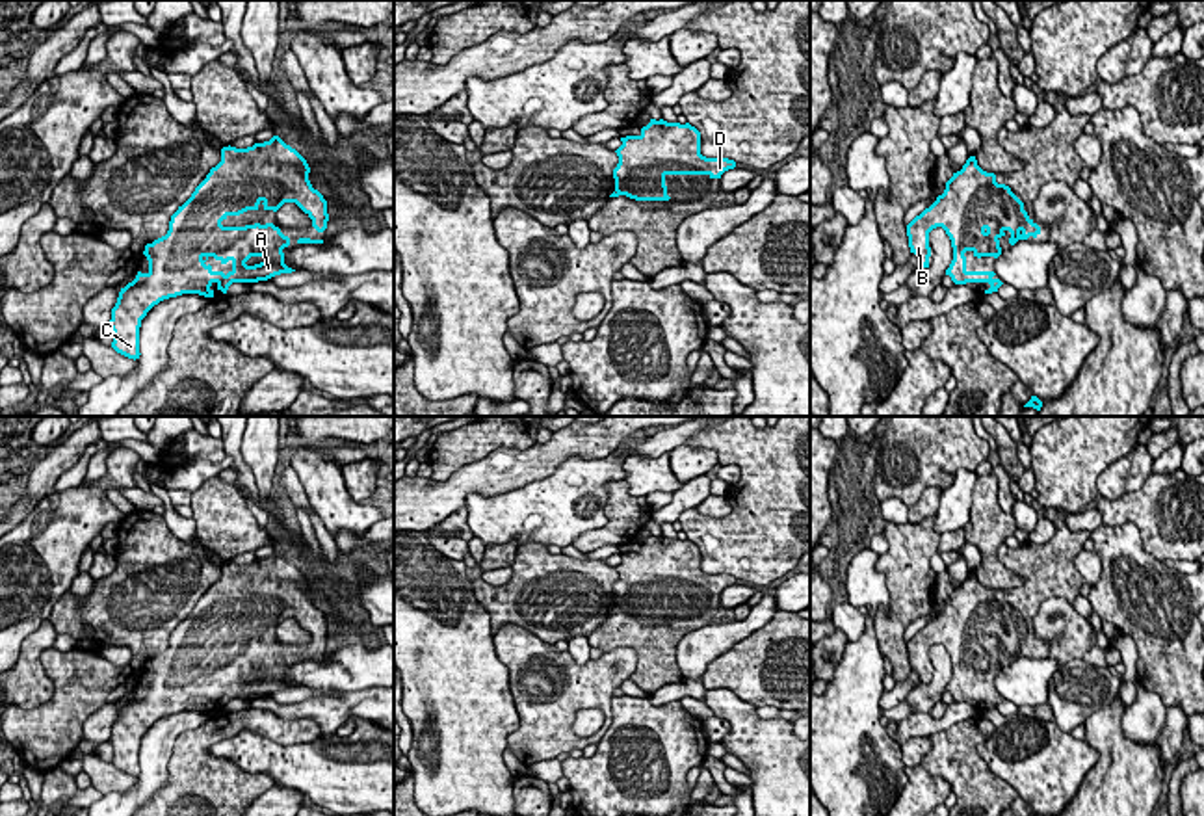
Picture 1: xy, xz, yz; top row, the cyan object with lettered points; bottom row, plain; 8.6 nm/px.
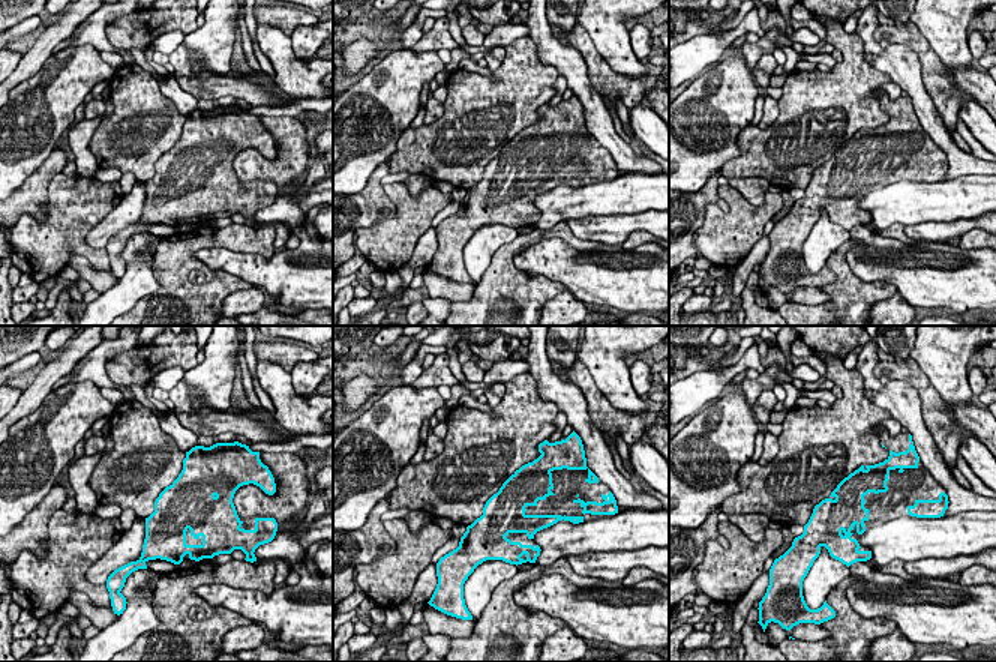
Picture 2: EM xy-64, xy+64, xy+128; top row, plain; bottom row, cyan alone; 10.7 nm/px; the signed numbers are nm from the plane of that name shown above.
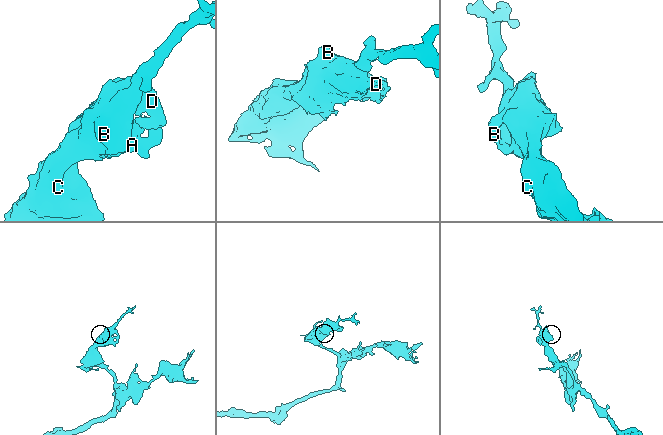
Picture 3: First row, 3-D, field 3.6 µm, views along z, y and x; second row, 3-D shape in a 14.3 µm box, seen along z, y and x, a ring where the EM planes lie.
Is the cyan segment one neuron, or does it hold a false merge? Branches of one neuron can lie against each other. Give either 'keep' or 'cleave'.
keep

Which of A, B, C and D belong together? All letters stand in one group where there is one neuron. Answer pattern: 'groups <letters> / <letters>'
groups A B C D

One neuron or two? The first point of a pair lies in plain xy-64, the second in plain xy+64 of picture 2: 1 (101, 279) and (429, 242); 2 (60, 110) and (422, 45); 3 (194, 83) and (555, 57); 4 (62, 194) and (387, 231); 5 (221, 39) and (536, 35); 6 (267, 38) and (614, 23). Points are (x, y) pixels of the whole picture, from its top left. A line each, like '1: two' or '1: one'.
1: two
2: two
3: two
4: one
5: two
6: one

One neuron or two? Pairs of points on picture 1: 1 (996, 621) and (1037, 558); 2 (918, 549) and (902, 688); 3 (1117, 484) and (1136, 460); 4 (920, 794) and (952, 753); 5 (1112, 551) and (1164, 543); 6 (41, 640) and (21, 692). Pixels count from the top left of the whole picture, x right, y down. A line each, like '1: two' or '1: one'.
1: one
2: two
3: one
4: two
5: two
6: one

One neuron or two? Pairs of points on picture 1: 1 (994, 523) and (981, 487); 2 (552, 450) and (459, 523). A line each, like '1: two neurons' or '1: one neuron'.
1: one neuron
2: two neurons

